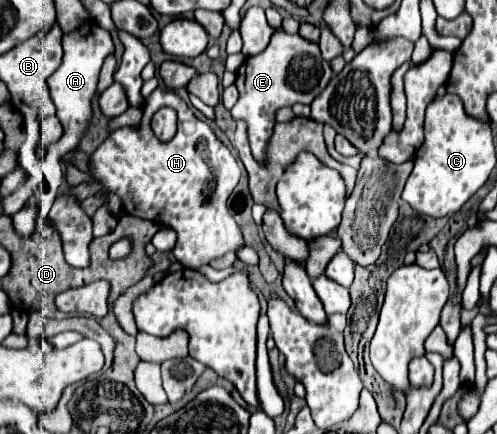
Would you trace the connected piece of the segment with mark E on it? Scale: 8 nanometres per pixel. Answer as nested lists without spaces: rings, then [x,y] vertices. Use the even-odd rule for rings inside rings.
[[[276,31],[270,39],[270,45],[254,55],[248,57],[242,65],[244,71],[238,71],[238,91],[240,99],[236,107],[230,111],[232,119],[242,119],[248,125],[248,141],[252,147],[252,155],[258,163],[266,163],[266,149],[270,137],[274,133],[274,113],[282,107],[292,107],[296,103],[310,105],[328,85],[332,77],[330,63],[322,59],[318,43],[302,39],[302,35],[290,35],[286,31]]]

